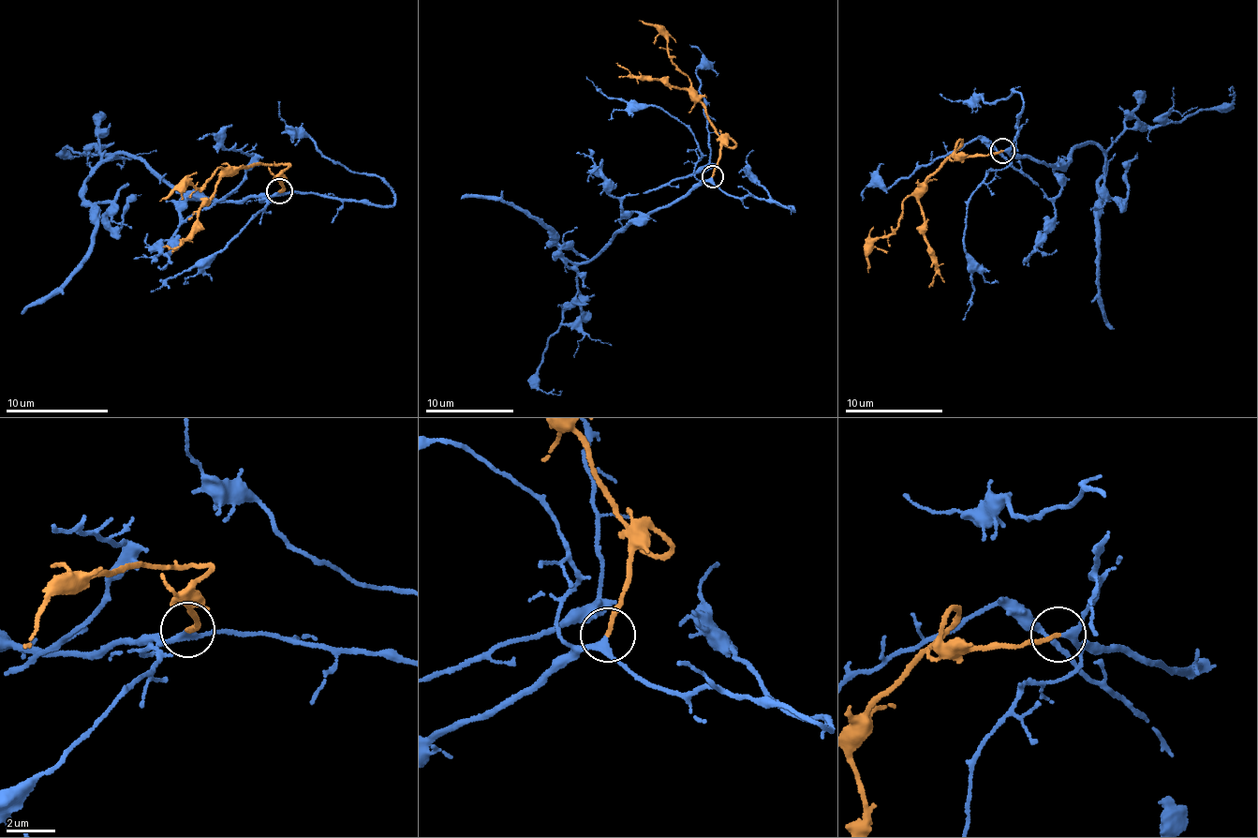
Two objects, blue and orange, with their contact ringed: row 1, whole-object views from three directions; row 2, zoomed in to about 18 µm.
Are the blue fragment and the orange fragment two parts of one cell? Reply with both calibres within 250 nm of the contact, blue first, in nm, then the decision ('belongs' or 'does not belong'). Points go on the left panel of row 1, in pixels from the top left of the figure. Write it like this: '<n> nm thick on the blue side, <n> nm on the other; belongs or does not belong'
220 nm thick on the blue side, 160 nm on the other; belongs

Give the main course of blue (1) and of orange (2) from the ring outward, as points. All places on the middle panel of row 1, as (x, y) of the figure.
1: (713, 177), (632, 219), (594, 258), (576, 261), (549, 242), (539, 218), (498, 199), (461, 199)
2: (713, 177), (721, 144), (735, 143), (730, 147), (716, 132), (671, 59), (667, 37), (640, 21)

